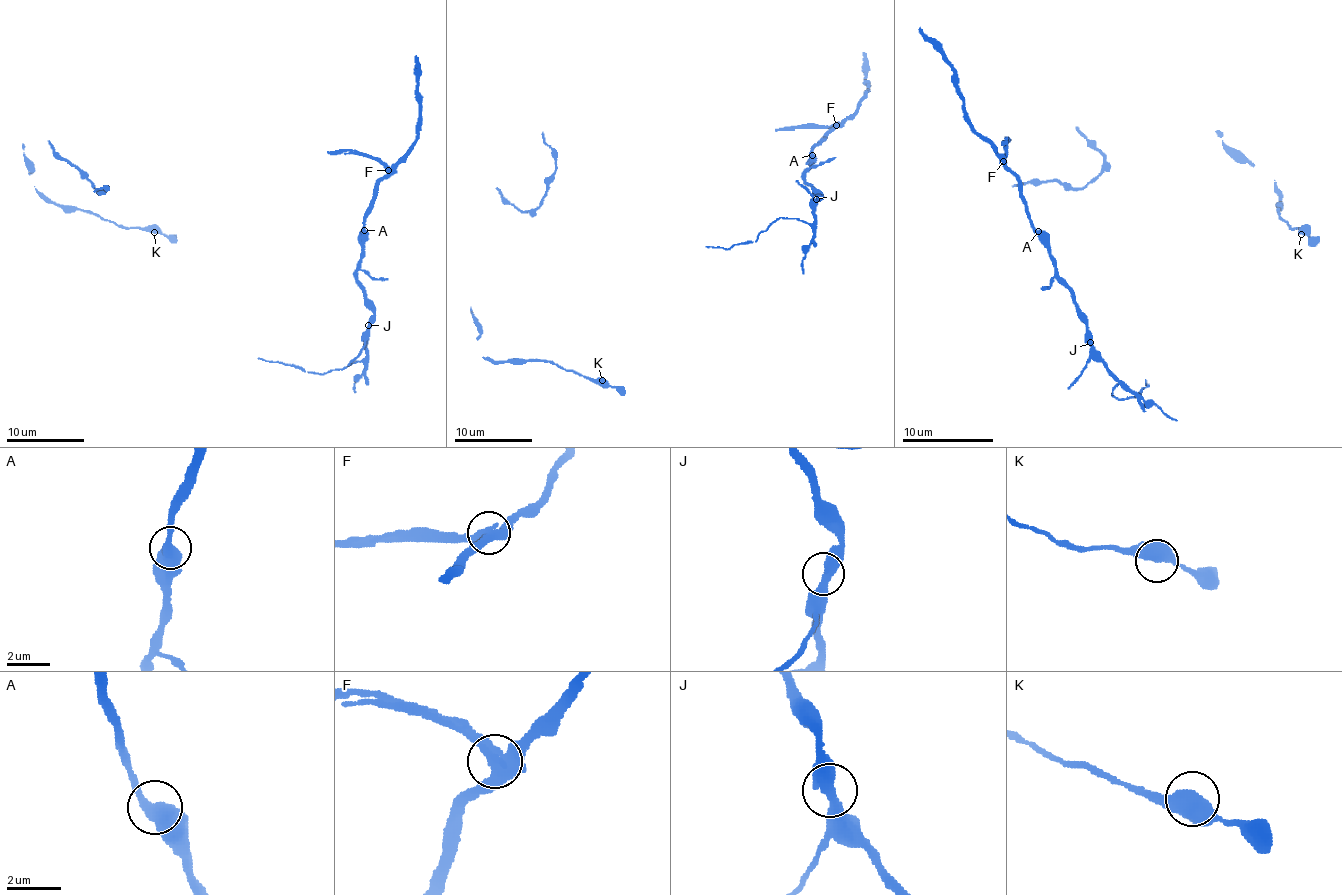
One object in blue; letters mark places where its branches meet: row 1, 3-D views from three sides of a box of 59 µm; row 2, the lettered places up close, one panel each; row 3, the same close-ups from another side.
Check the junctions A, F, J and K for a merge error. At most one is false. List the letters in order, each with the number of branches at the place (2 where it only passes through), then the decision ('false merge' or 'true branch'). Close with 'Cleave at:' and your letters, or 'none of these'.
A: 2 | true branch
F: 3 | false merge
J: 2 | true branch
K: 3 | true branch
Cleave at: F

